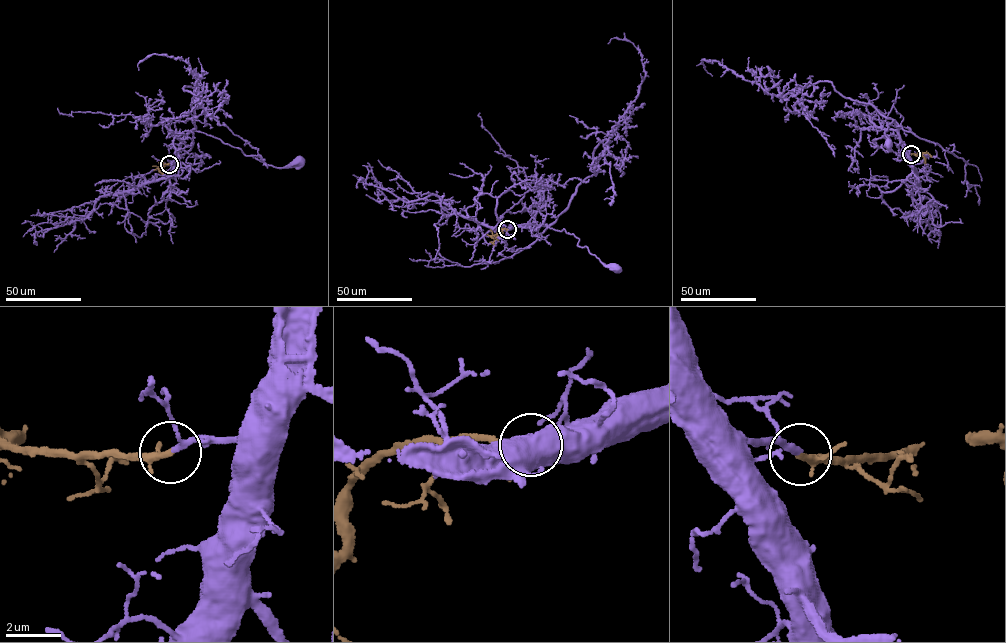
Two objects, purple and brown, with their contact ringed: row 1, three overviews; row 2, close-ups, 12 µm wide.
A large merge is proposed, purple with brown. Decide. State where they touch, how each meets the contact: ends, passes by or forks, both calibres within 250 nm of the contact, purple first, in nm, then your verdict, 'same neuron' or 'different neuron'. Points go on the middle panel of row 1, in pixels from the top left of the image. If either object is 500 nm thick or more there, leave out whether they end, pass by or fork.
(507, 229) | purple passes by | brown passes by | 160/200 nm | same neuron

